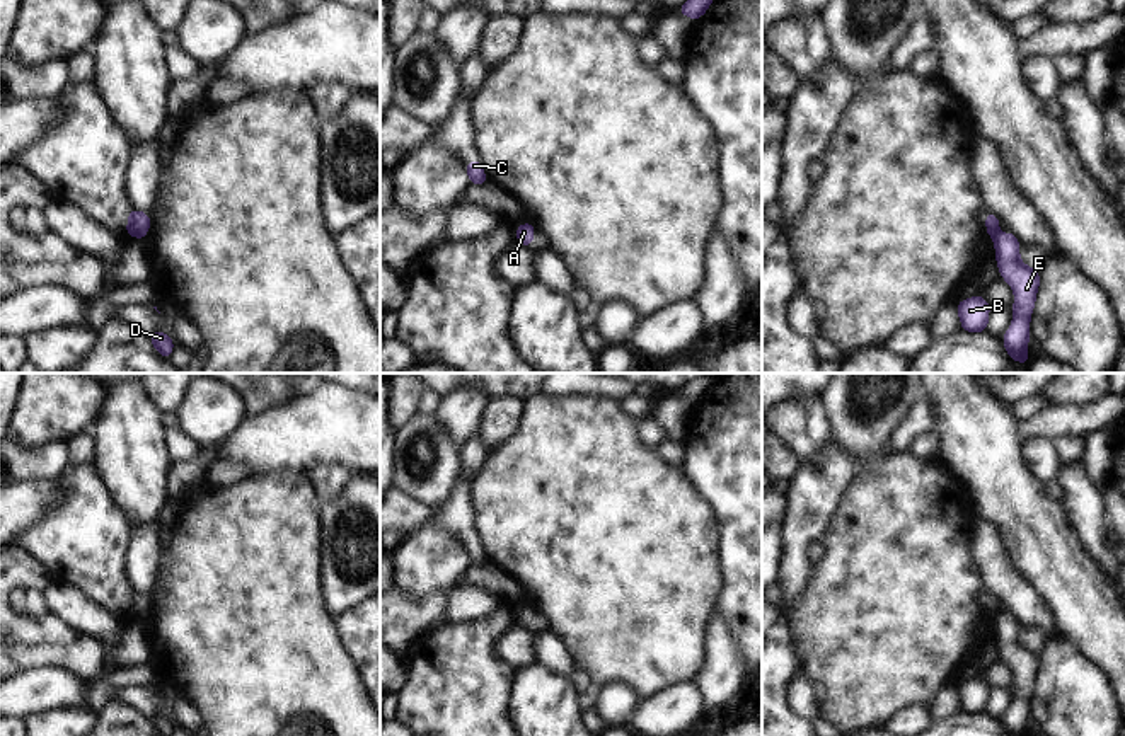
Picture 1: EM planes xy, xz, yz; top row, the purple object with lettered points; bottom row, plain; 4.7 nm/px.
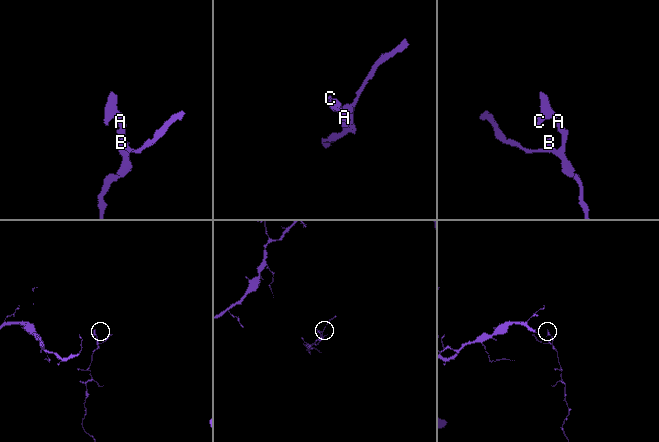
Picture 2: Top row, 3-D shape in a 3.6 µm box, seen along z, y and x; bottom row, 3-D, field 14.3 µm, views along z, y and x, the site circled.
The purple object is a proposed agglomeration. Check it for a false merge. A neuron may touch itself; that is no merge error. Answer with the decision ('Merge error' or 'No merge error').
Merge error

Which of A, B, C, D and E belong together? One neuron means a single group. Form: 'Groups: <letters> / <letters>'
Groups: A B D E / C

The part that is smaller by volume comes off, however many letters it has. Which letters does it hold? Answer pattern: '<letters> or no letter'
C

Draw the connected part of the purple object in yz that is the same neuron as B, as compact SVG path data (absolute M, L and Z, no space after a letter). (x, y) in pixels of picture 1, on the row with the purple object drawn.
M977 295L956 303L956 310L961 320L961 329L968 332L984 332L989 324L990 305L984 296Z

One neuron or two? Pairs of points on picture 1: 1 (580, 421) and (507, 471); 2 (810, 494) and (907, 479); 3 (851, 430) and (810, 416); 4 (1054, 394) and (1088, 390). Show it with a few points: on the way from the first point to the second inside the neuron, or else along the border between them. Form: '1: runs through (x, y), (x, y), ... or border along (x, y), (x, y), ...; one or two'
1: runs through (561, 440), (530, 471), (525, 471); one
2: border along (863, 474), (842, 494), (829, 522); two
3: border along (820, 396), (832, 438); two
4: runs through (1062, 390), (1079, 390); one

